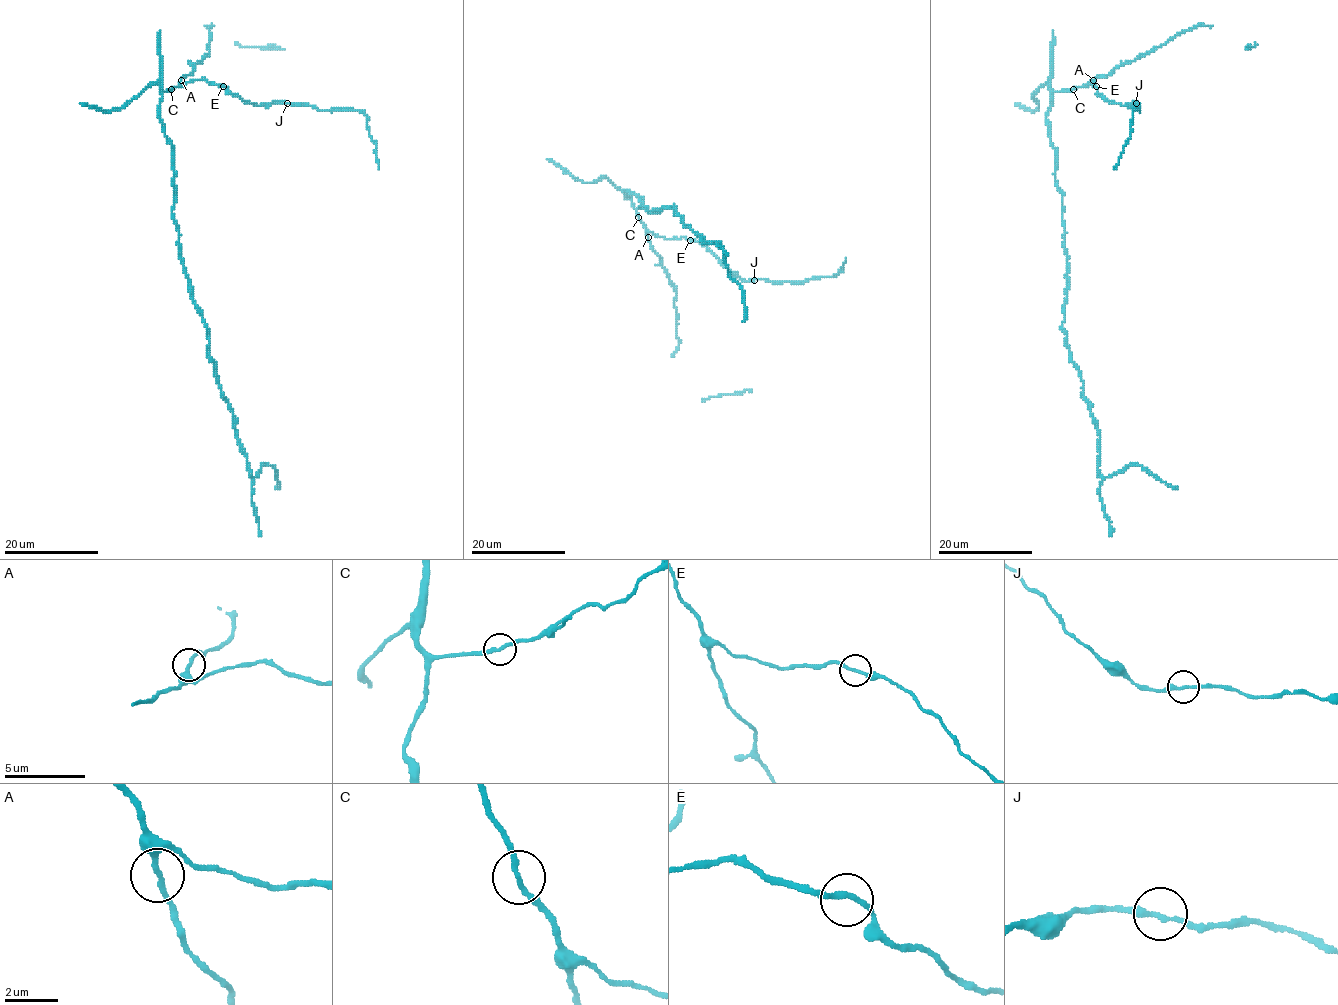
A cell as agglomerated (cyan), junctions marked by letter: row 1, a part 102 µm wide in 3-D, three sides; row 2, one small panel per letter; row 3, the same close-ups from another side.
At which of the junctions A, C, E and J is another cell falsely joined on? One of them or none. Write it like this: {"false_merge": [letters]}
{"false_merge": []}

